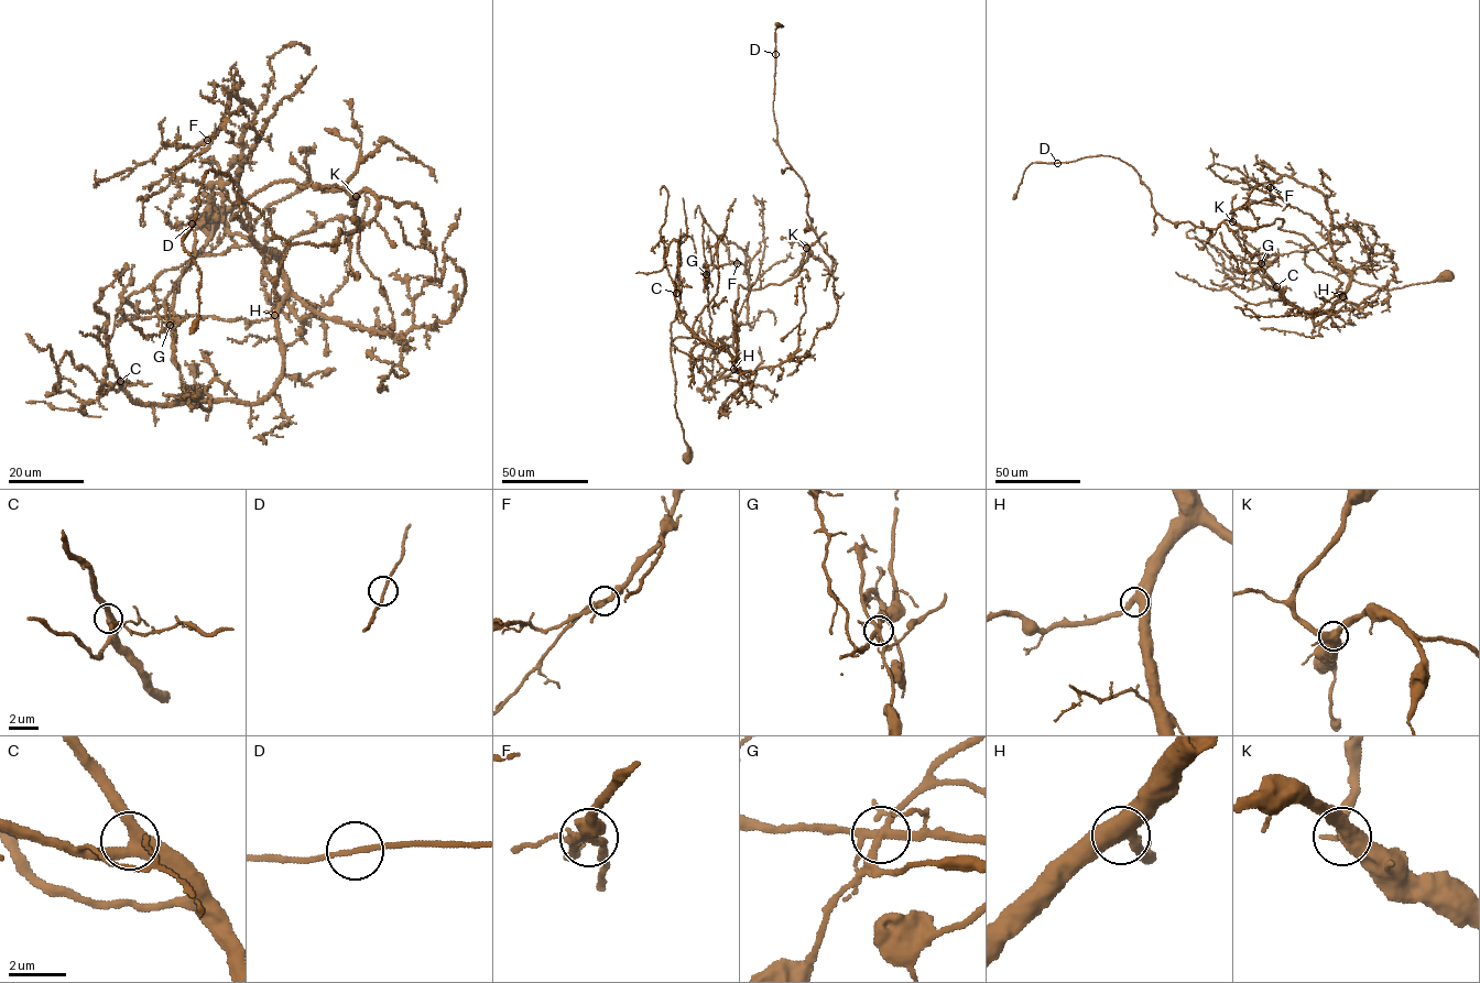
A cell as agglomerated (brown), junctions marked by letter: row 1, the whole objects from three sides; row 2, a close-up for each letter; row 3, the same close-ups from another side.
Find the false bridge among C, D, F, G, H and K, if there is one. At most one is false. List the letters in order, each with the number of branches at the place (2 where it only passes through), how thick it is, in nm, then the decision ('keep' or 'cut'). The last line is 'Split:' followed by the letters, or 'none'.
C: 3 branches meet; 400 nm thick; keep
D: 2 branches meet; 170 nm thick; keep
F: 4 branches meet; 320 nm thick; keep
G: 5 branches meet; 280 nm thick; keep
H: 3 branches meet; 440 nm thick; keep
K: 4 branches meet; 480 nm thick; keep
Split: none

